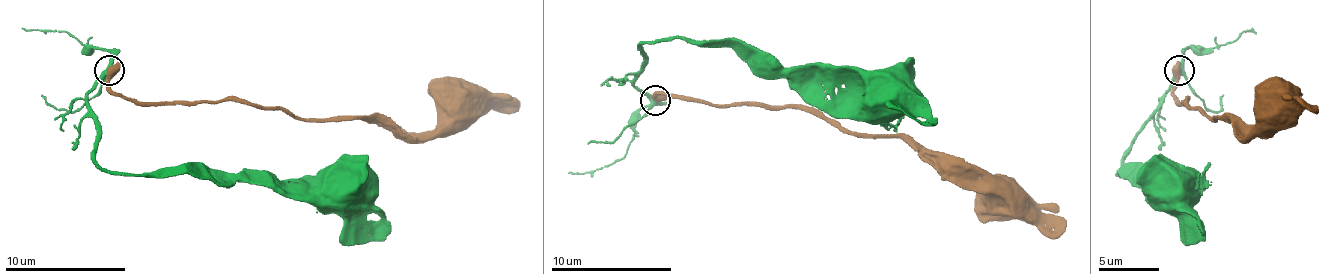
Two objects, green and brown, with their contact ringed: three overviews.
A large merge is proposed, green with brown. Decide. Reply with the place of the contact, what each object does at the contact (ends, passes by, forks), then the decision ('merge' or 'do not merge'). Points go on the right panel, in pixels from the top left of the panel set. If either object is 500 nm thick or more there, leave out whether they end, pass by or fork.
(1179, 70) | do not merge

